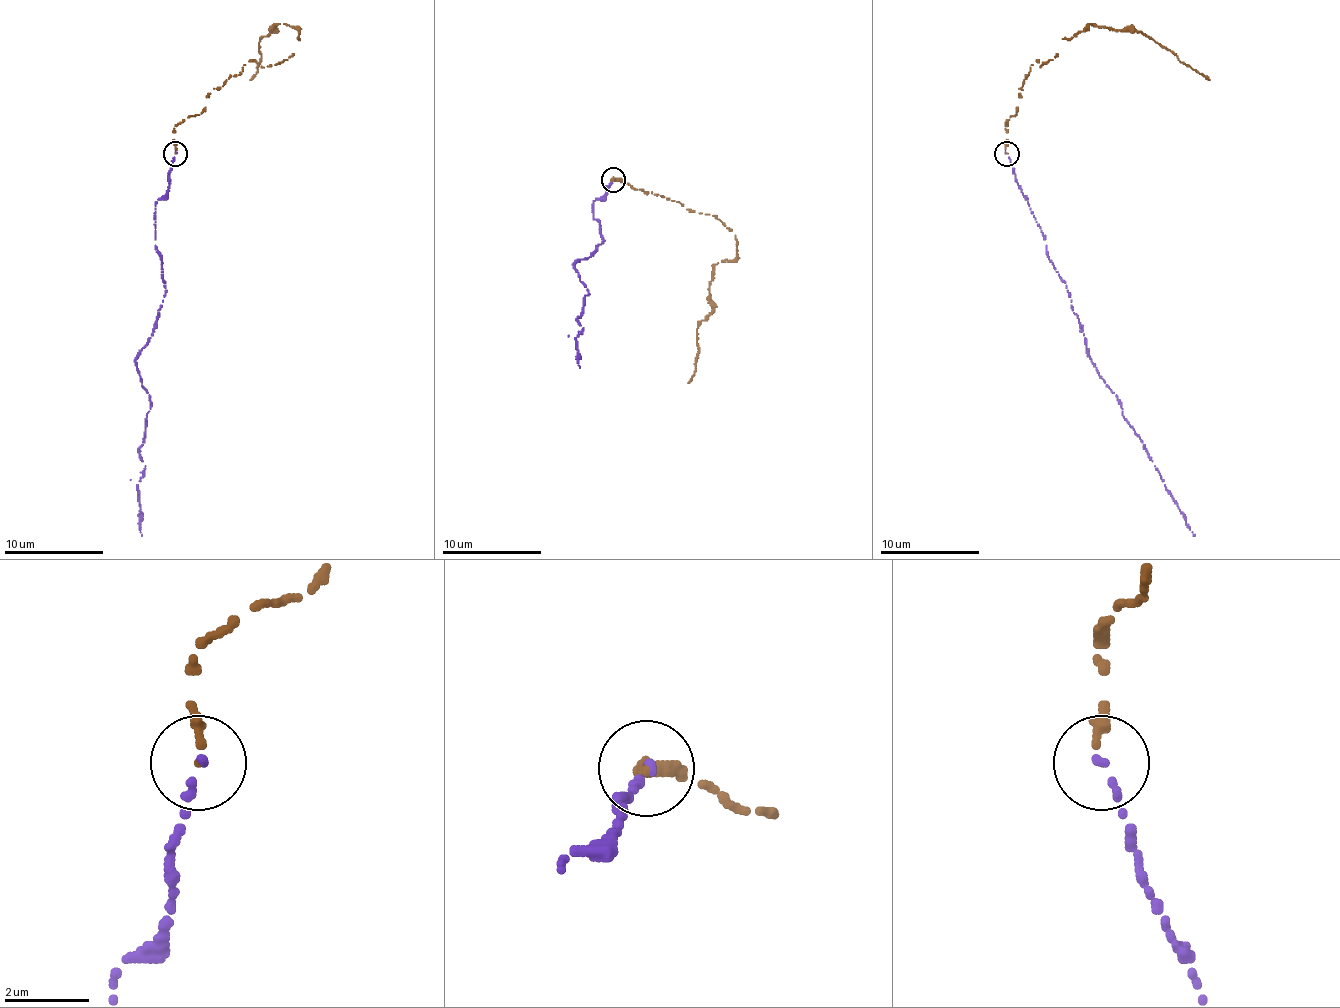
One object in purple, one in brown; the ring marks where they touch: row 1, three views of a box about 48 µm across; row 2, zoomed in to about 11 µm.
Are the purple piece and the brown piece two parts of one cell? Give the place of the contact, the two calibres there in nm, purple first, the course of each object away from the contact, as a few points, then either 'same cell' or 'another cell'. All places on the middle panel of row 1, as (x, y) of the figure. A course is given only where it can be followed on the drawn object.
(613, 179) | 150/190 nm | purple via (615, 180), (592, 202), (602, 242), (573, 265), (587, 289), (578, 317), (582, 332), (575, 337), (580, 367) | brown via (612, 180), (717, 217), (734, 235), (737, 255), (710, 282), (712, 309), (697, 327), (687, 382) | same cell

